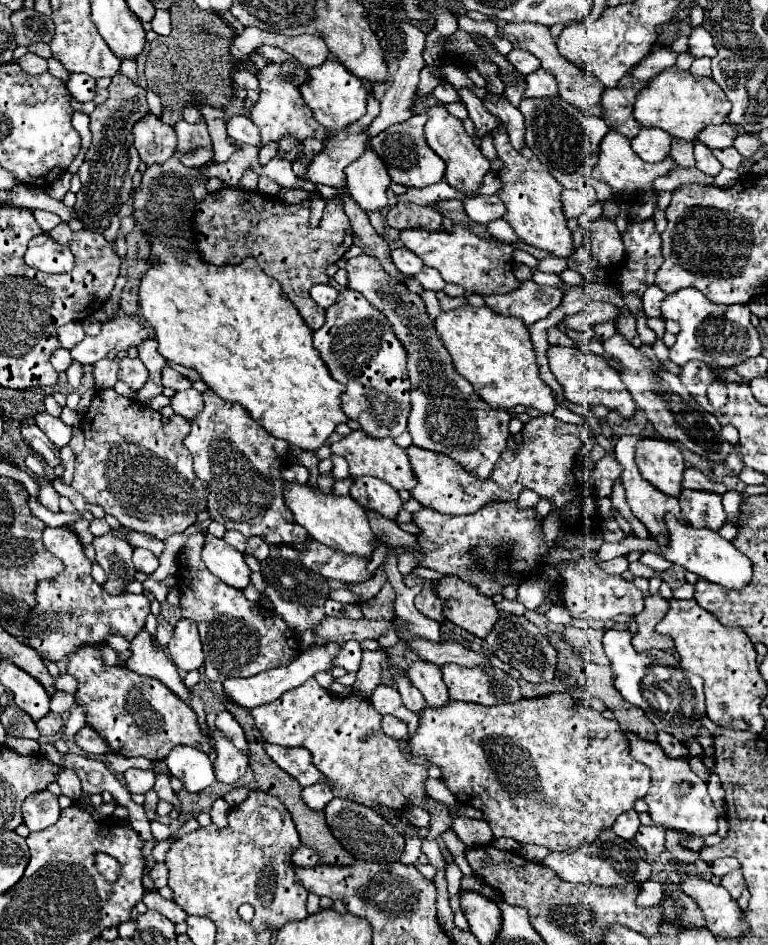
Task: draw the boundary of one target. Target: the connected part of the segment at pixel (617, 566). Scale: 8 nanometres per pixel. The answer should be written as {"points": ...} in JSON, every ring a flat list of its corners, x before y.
{"points":[[622,554,622,556,616,556,614,560,608,560,608,562,602,562,600,564,602,570,606,570,608,574,622,574,628,570,630,562,628,562,628,554]]}

